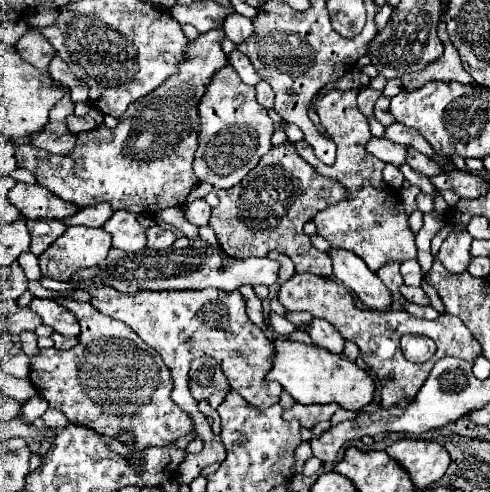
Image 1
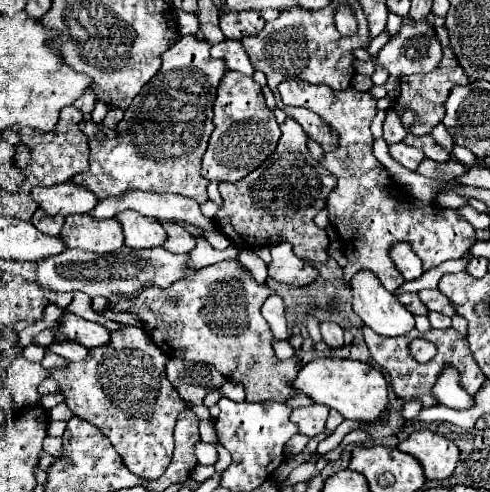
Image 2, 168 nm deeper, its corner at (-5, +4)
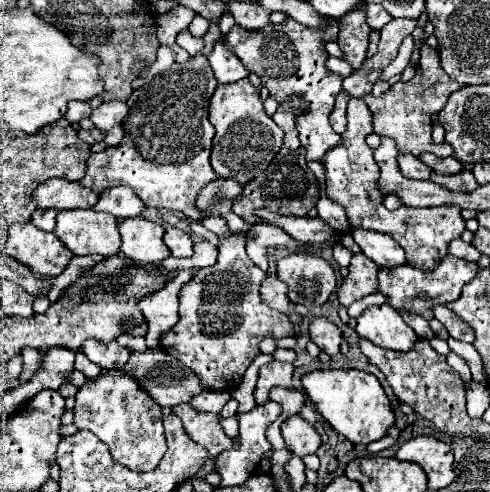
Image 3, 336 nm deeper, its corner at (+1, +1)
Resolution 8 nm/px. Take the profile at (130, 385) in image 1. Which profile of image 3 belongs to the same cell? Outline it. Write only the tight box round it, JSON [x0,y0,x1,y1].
[74,369,166,471]

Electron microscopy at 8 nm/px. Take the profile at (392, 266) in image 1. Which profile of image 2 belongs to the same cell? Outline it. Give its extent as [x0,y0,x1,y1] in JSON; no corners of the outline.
[398,292,428,314]

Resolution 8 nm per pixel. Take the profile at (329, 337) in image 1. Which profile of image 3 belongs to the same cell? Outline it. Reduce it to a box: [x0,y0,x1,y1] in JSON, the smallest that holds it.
[308,317,342,355]

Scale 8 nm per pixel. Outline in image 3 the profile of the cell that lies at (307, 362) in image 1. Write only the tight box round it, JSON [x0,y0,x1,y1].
[302,369,394,443]

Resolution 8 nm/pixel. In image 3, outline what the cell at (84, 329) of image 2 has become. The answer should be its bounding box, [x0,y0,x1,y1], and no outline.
[82,339,130,369]

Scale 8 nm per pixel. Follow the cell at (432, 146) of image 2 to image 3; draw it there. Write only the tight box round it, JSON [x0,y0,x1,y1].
[420,153,464,175]

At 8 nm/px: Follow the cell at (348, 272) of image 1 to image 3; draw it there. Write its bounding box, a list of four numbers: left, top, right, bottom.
[356,305,418,351]

